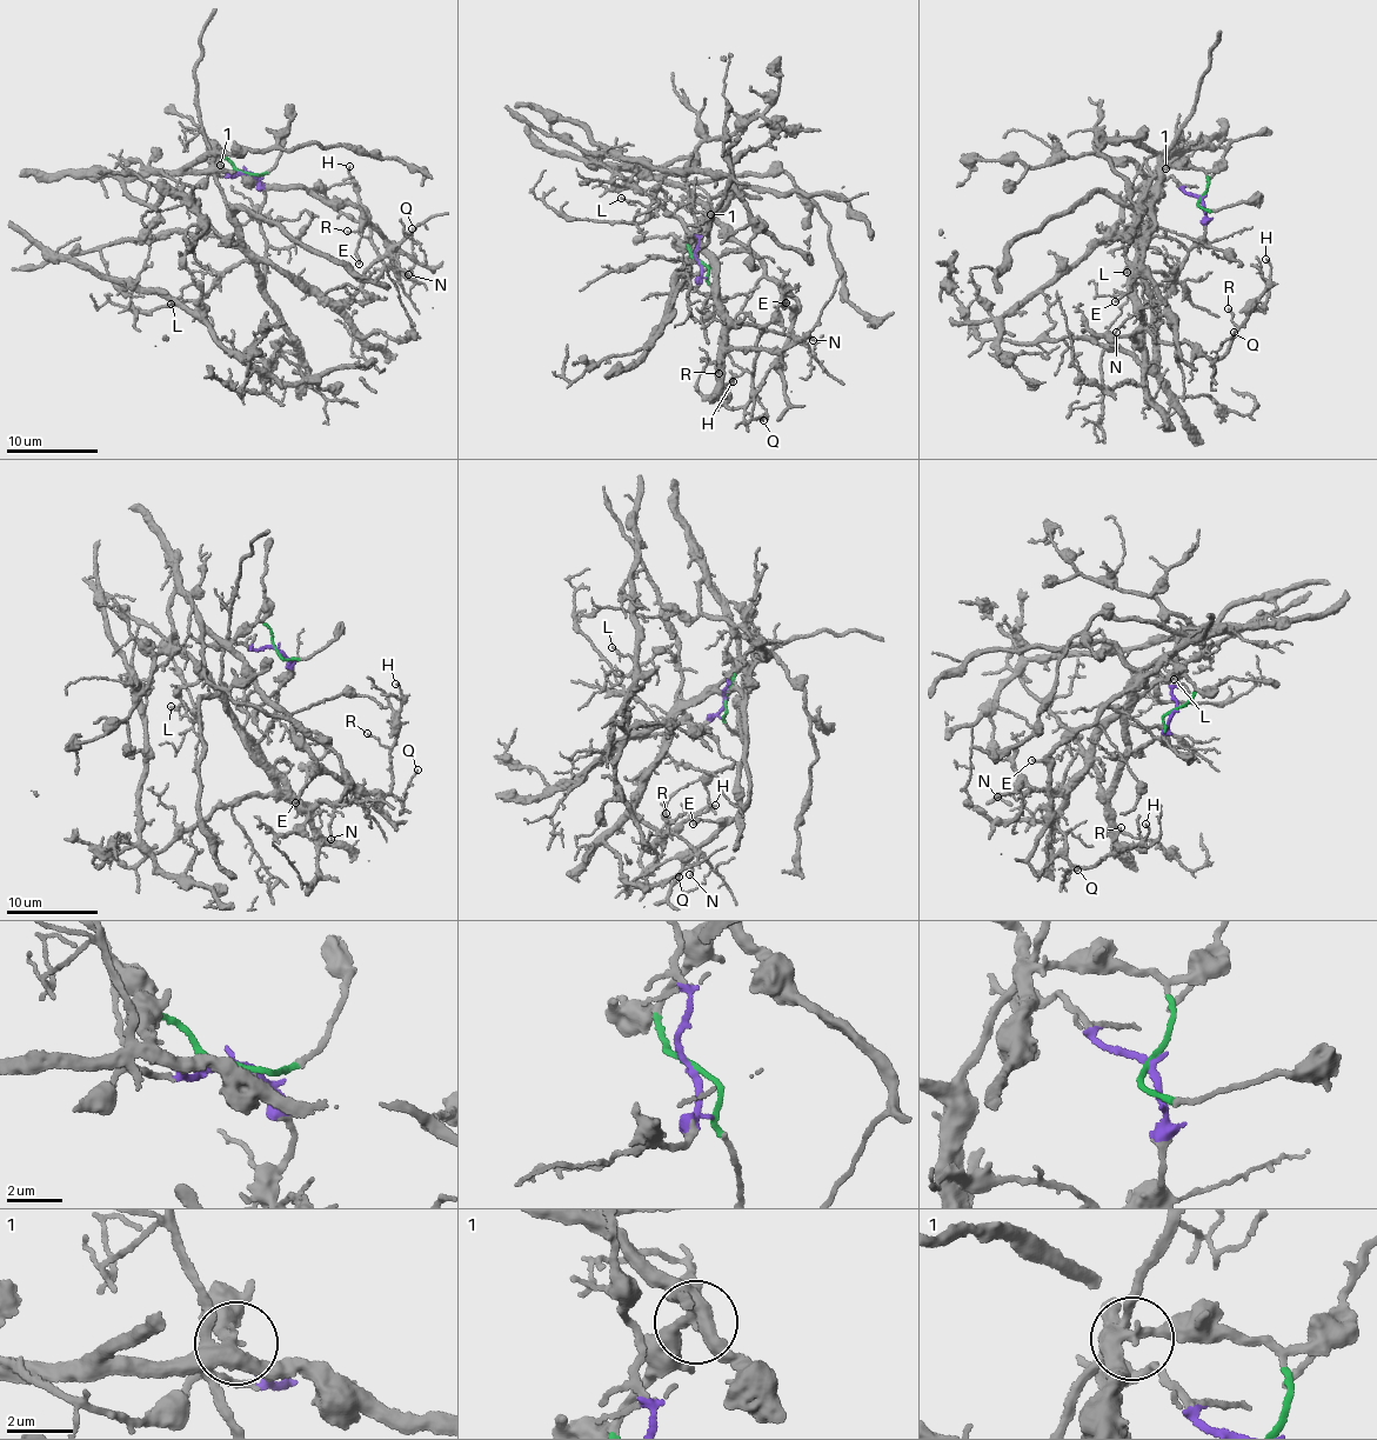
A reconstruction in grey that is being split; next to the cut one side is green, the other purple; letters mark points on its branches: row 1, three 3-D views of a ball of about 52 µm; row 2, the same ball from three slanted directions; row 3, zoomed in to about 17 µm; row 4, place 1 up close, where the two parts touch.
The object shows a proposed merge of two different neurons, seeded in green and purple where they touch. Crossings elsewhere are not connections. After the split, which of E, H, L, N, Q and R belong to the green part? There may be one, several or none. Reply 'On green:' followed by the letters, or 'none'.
On green: E

